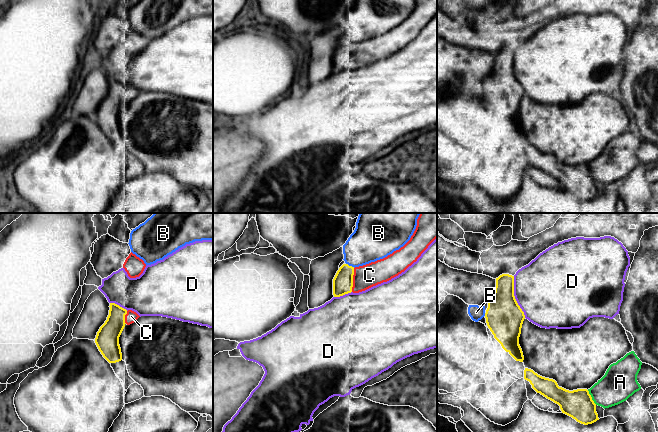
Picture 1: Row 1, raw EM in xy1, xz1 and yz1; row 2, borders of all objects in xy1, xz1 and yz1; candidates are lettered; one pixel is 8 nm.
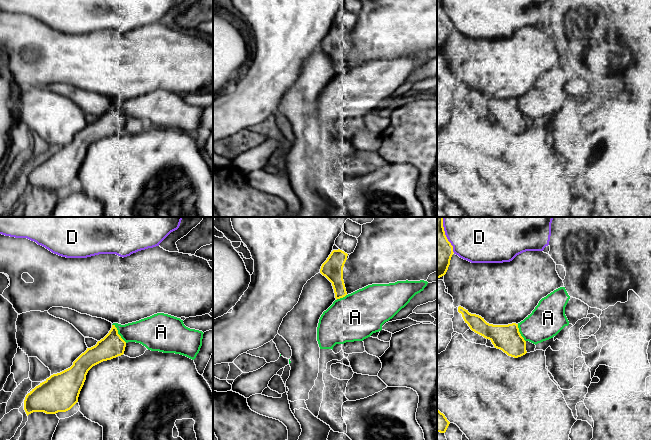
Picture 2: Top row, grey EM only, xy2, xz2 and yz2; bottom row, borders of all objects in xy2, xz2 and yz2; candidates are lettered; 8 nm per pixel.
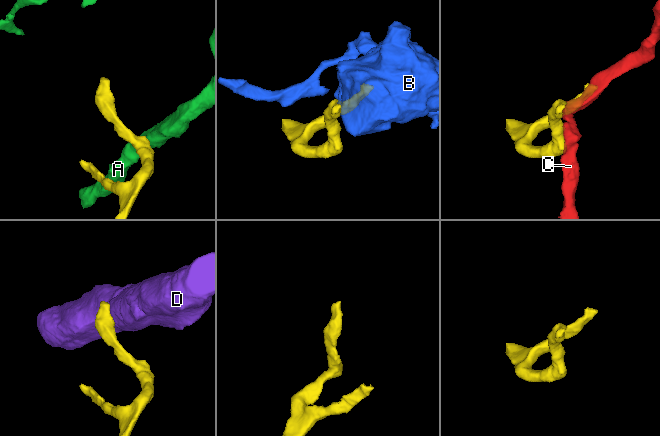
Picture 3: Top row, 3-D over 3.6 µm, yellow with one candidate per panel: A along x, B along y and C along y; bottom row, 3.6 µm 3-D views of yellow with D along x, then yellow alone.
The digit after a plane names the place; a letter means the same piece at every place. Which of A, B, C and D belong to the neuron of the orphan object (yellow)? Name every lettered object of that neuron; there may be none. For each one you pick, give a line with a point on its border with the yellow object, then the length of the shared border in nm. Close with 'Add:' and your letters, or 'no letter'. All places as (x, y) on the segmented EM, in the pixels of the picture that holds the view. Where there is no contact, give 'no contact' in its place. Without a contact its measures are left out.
C: xz1 (352, 280) | 190 nm
Add: C

